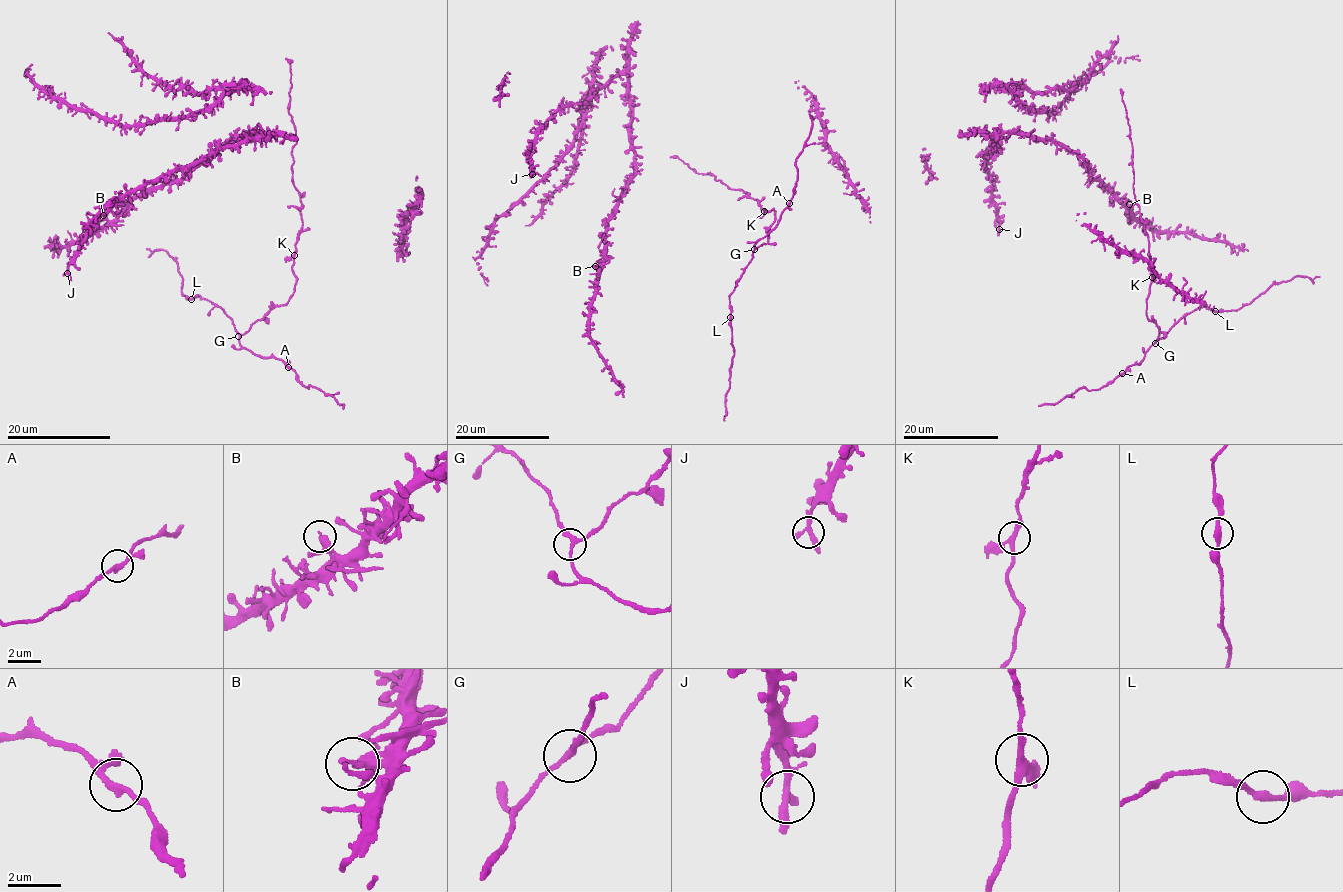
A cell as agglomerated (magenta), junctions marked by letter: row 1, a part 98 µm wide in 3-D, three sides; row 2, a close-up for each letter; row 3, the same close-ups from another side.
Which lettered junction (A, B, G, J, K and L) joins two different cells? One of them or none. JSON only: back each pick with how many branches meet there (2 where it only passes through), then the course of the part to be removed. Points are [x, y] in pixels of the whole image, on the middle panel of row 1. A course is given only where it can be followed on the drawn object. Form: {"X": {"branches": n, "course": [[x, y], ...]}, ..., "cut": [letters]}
{"cut": []}

